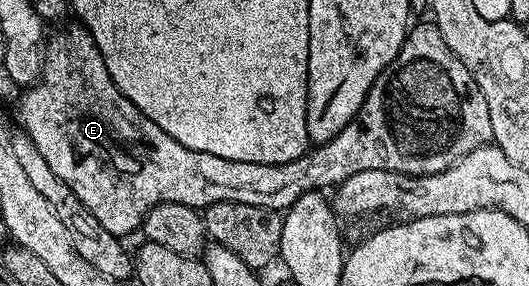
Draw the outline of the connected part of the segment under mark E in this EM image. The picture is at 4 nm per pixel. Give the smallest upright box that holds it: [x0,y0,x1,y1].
[19,23,492,239]

